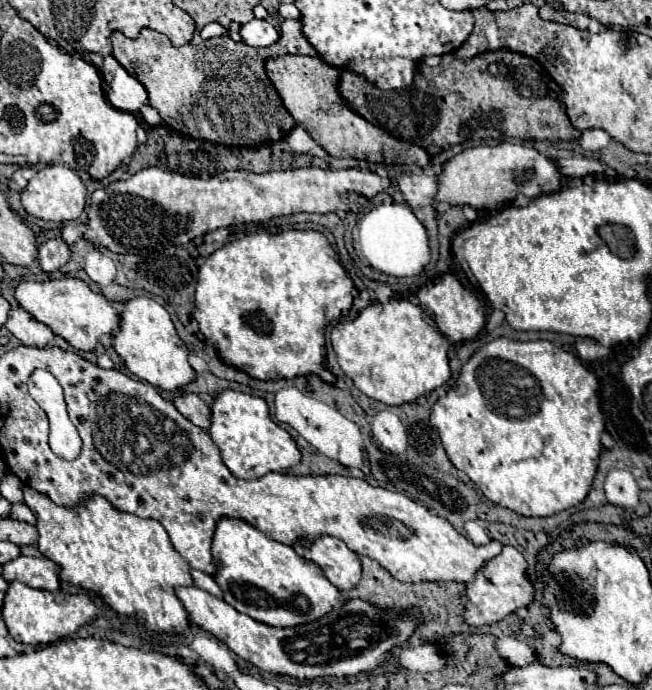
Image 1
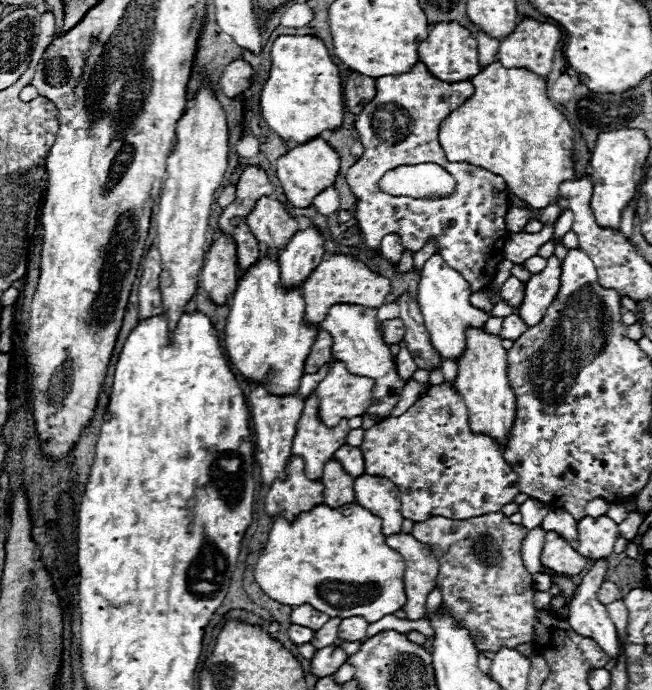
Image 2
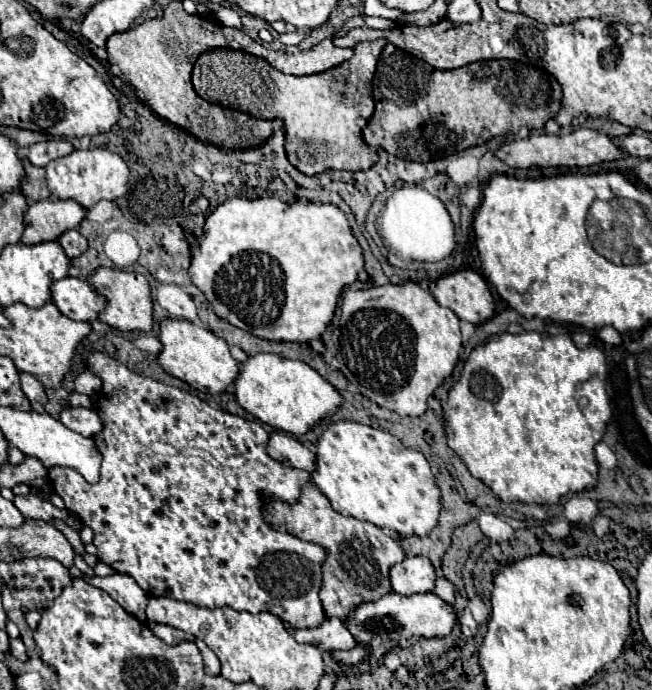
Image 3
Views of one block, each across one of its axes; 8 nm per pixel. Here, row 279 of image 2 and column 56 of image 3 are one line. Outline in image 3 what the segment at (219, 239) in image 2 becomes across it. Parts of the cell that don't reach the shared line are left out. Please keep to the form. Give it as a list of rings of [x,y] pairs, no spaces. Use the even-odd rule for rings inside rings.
[[[48,198],[34,202],[26,216],[24,216],[24,244],[40,244],[40,242],[50,242],[58,240],[60,234],[66,230],[78,228],[86,216],[86,210],[74,202],[74,200],[58,200],[58,198]]]

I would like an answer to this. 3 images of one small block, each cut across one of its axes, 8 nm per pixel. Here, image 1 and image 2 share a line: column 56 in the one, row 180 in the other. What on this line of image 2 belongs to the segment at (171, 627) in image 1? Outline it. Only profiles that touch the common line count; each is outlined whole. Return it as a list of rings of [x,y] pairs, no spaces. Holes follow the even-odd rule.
[[[494,62],[486,66],[478,76],[470,80],[474,84],[474,96],[468,98],[458,110],[454,110],[440,128],[440,146],[450,162],[468,162],[472,166],[486,168],[504,178],[508,190],[532,208],[544,208],[558,198],[558,186],[564,180],[574,180],[574,130],[566,116],[552,104],[546,92],[546,82],[526,68],[504,68]]]

